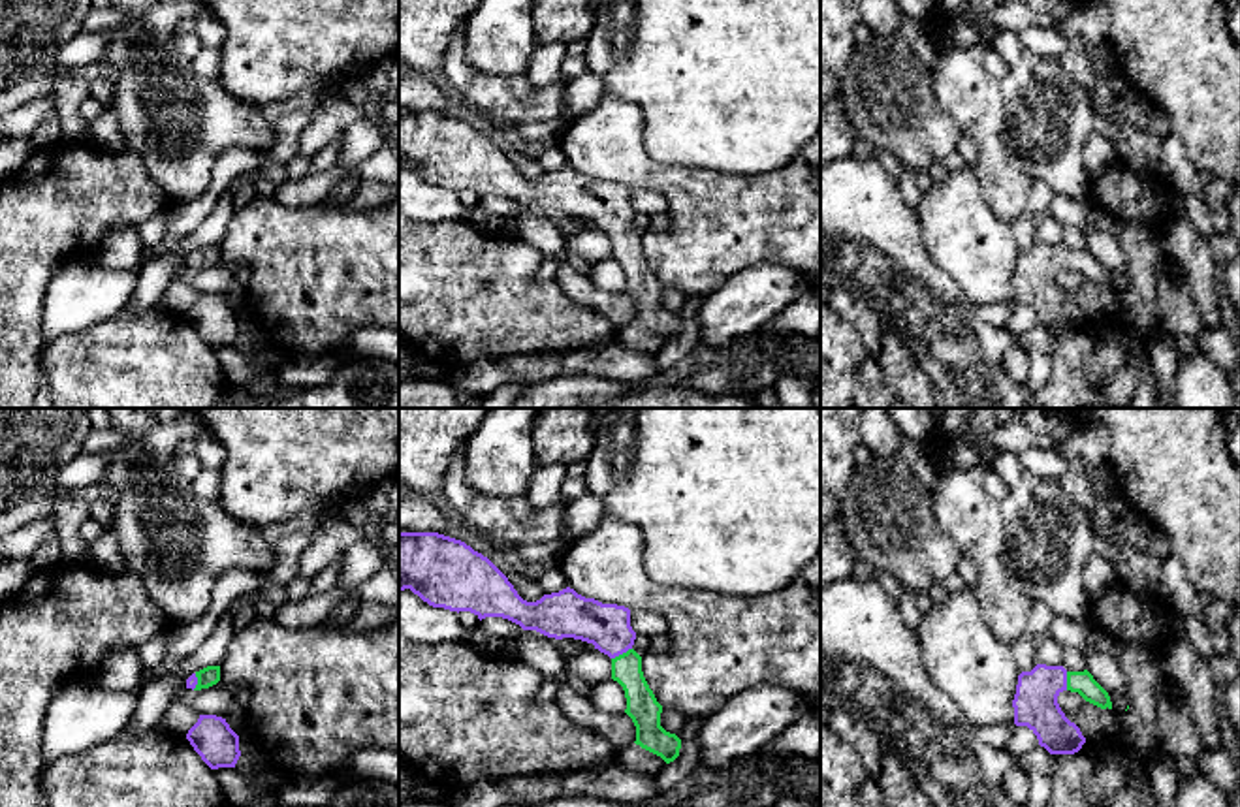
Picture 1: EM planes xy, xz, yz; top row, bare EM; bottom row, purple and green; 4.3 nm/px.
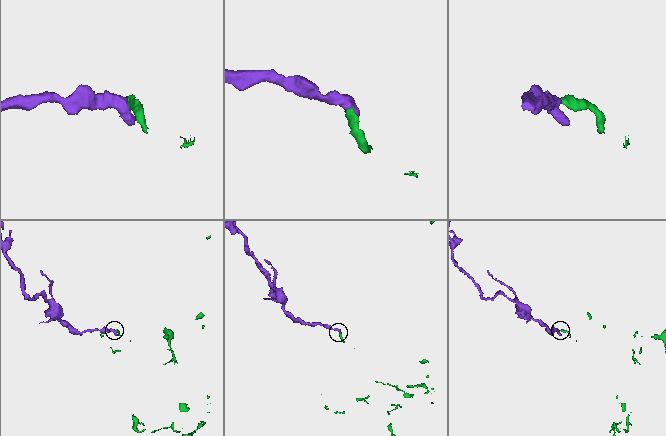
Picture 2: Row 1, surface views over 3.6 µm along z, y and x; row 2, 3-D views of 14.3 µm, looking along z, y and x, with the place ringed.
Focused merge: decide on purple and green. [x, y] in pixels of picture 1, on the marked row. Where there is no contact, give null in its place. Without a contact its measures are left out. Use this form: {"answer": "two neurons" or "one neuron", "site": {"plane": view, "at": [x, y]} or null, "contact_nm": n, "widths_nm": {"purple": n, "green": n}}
{"answer": "one neuron", "site": {"plane": "xz", "at": [621, 653]}, "contact_nm": 100, "widths_nm": {"purple": 190, "green": 140}}

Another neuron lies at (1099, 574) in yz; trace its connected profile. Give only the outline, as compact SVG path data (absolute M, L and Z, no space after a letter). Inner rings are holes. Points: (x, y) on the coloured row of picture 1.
M1091 555L1084 568L1084 587L1089 600L1097 600L1106 589L1118 581L1116 570L1101 555Z

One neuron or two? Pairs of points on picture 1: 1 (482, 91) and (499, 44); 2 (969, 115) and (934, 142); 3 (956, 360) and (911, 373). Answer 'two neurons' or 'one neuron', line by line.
1: two neurons
2: two neurons
3: two neurons

